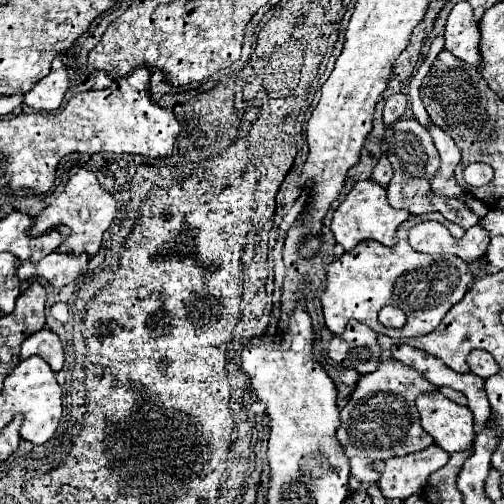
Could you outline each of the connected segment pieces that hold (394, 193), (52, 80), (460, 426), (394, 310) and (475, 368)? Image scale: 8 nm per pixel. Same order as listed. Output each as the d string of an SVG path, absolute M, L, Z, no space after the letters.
M397 120L393 126L387 128L385 134L387 142L387 158L393 166L393 178L387 186L387 200L393 208L403 208L411 214L425 214L425 212L439 212L451 222L455 222L461 228L475 226L479 222L479 216L473 214L463 202L453 198L431 198L429 188L435 172L439 170L439 154L435 150L433 138L429 132L415 120Z
M57 56L53 60L51 72L23 96L25 98L23 102L35 110L57 110L63 102L67 86L69 86L67 72L61 62L61 56Z
M439 390L419 394L415 404L421 416L421 426L445 452L453 454L473 446L475 422L473 412L467 406L451 402Z
M383 306L379 312L379 322L387 328L403 328L405 326L405 312L397 306Z
M471 350L467 356L467 364L469 364L469 370L479 378L489 378L491 374L499 372L499 364L485 350Z

